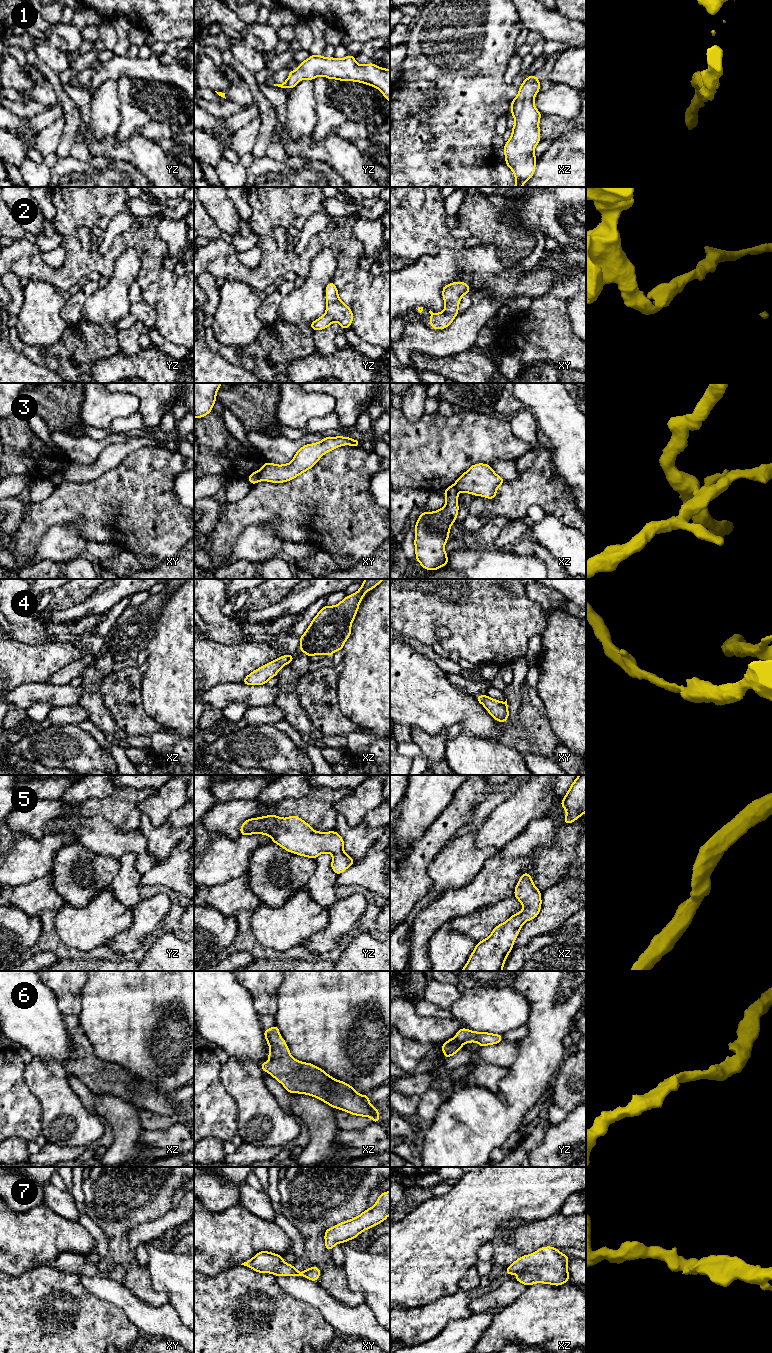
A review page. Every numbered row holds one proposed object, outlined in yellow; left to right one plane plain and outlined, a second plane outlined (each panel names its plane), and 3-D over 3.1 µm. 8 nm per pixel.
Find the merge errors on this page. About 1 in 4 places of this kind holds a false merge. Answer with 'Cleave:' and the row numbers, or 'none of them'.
Cleave: 3

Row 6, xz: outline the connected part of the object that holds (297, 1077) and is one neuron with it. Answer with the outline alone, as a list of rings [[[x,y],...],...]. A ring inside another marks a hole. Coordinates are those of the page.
[[[276,1025],[264,1030],[264,1036],[270,1047],[270,1062],[263,1062],[261,1068],[279,1081],[289,1093],[308,1094],[332,1108],[370,1117],[374,1123],[379,1123],[379,1111],[370,1104],[368,1095],[358,1094],[349,1084],[336,1080],[311,1063],[294,1059]]]

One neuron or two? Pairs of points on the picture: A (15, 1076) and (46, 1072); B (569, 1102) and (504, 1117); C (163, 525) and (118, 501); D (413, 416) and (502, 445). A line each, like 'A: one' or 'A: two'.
A: two
B: two
C: one
D: two

